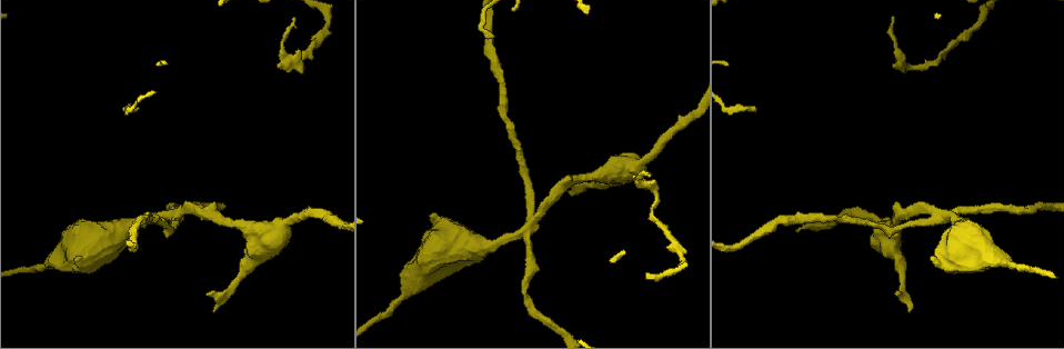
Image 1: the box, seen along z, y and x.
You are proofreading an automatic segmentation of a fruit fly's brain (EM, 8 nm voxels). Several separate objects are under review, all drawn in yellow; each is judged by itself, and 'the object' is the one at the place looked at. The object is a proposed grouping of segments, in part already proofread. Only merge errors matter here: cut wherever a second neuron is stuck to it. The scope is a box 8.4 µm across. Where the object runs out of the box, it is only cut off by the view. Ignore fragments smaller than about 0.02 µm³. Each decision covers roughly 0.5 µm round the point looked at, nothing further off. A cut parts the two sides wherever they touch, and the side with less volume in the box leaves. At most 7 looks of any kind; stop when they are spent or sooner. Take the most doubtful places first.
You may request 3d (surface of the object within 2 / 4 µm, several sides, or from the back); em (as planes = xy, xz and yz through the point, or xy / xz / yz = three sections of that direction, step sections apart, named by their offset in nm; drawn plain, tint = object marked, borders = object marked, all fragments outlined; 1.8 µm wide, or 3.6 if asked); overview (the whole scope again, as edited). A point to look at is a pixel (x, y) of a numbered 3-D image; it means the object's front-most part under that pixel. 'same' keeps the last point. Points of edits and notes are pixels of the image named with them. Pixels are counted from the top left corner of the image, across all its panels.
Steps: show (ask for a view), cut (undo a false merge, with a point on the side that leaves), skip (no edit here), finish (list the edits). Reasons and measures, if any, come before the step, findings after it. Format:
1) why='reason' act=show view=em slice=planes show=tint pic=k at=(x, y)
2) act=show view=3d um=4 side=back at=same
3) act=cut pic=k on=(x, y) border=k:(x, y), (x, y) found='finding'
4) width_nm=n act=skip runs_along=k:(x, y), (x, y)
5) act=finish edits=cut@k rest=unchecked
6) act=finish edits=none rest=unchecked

why='four or more arms meet' act=show view=3d um=4 pic=1 at=(937, 217)

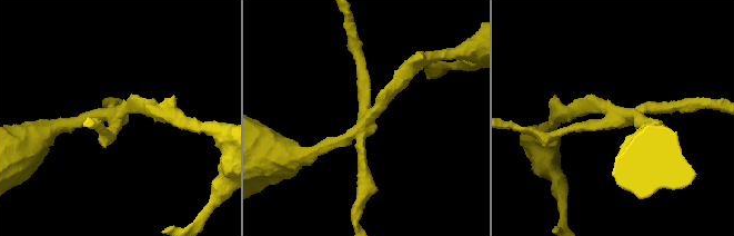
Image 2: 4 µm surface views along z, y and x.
act=show view=em slice=xz step=16 show=tint pic=2 at=(119, 116)

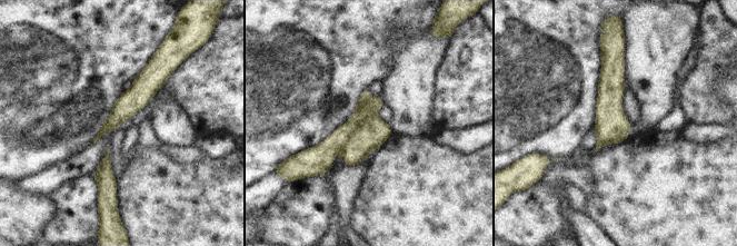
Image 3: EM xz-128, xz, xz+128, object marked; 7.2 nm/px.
why='another direction' act=show view=em slice=planes show=borders at=same

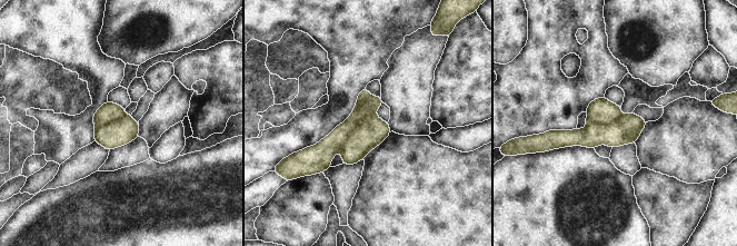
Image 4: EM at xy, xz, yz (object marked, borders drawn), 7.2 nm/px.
width_nm=280 act=cut pic=4 on=(370, 131) found='a second neuron is stuck on'

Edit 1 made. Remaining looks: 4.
why='sharp bend' act=show view=3d um=4 pic=1 at=(256, 232)

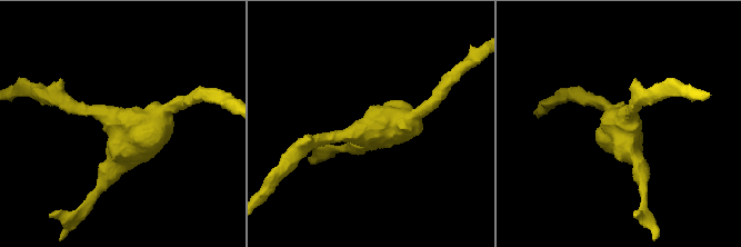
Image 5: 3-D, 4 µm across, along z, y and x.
why='now the EM' act=show view=em um=3.6 slice=planes show=plain pic=5 at=(373, 132)

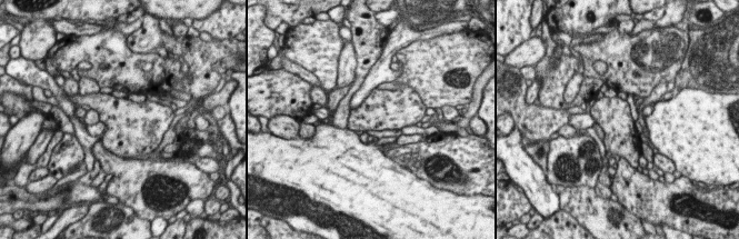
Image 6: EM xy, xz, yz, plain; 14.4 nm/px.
why='with the object marked' act=show view=em um=3.6 slice=planes show=tint at=same

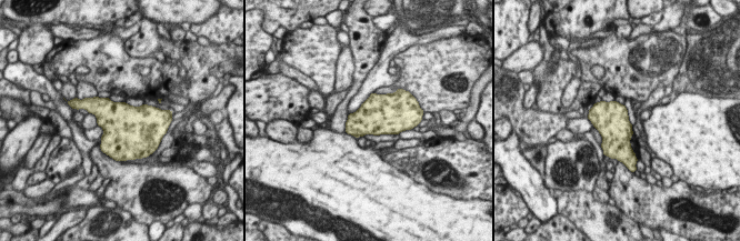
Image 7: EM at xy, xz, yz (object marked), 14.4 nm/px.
act=skip found='continuous, no second neuron'

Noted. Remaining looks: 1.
why='sudden change in width' act=show view=em um=3.6 slice=xy step=16 show=borders pic=1 at=(1003, 260)

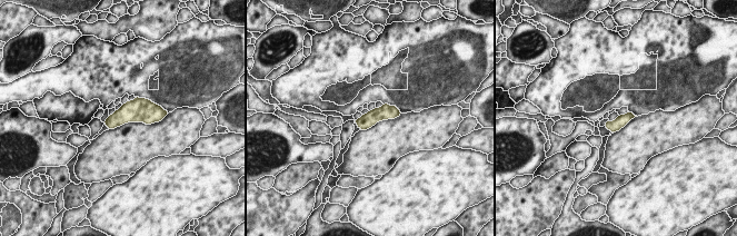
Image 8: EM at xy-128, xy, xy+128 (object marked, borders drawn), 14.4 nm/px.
act=skip runs_along=8:(397, 112), (378, 114), (359, 124) found='continuous, no second neuron'

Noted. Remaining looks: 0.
act=finish edits=cut@4 rest=unchecked

